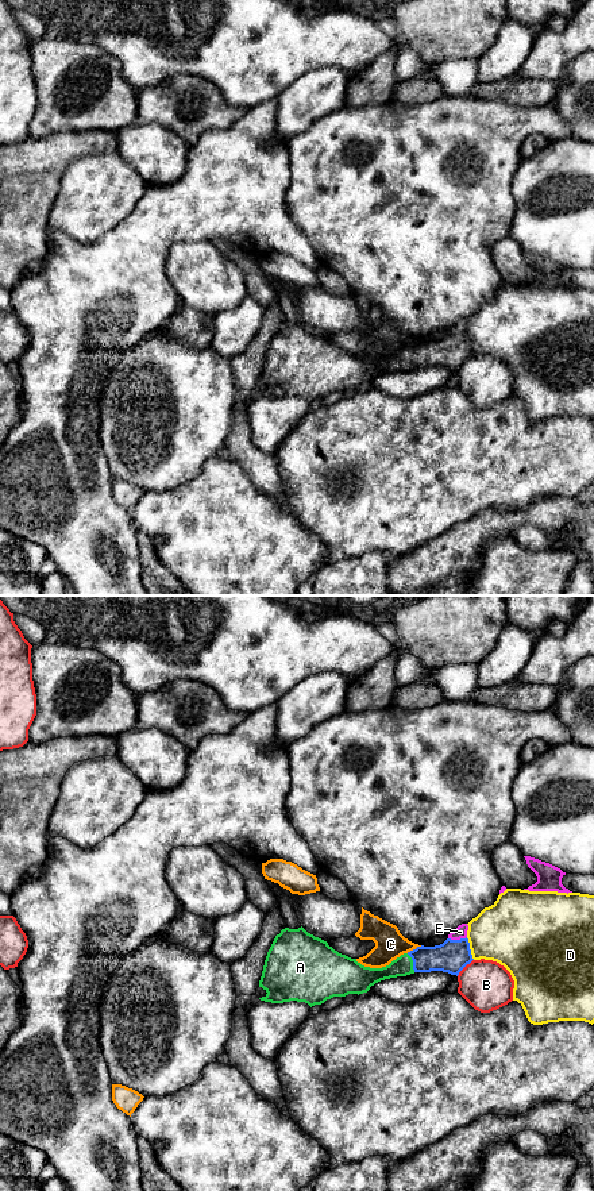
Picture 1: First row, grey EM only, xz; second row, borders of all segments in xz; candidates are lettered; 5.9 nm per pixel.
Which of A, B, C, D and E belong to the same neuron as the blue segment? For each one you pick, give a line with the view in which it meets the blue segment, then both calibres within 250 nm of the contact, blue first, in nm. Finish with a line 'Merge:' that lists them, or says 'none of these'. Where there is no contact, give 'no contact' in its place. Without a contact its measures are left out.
A: meets blue in xz; 200 nm thick on the blue side, 120 nm on the other
Merge: A

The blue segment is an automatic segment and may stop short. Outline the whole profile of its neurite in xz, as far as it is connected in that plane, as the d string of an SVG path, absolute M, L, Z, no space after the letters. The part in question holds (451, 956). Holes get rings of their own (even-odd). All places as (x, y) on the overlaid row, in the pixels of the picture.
M285 928L275 936L262 971L259 987L267 994L261 1001L305 1002L310 1007L333 997L363 994L375 983L414 972L443 971L451 975L472 961L468 938L435 947L417 947L382 968L364 967L339 953L327 941L298 929Z

